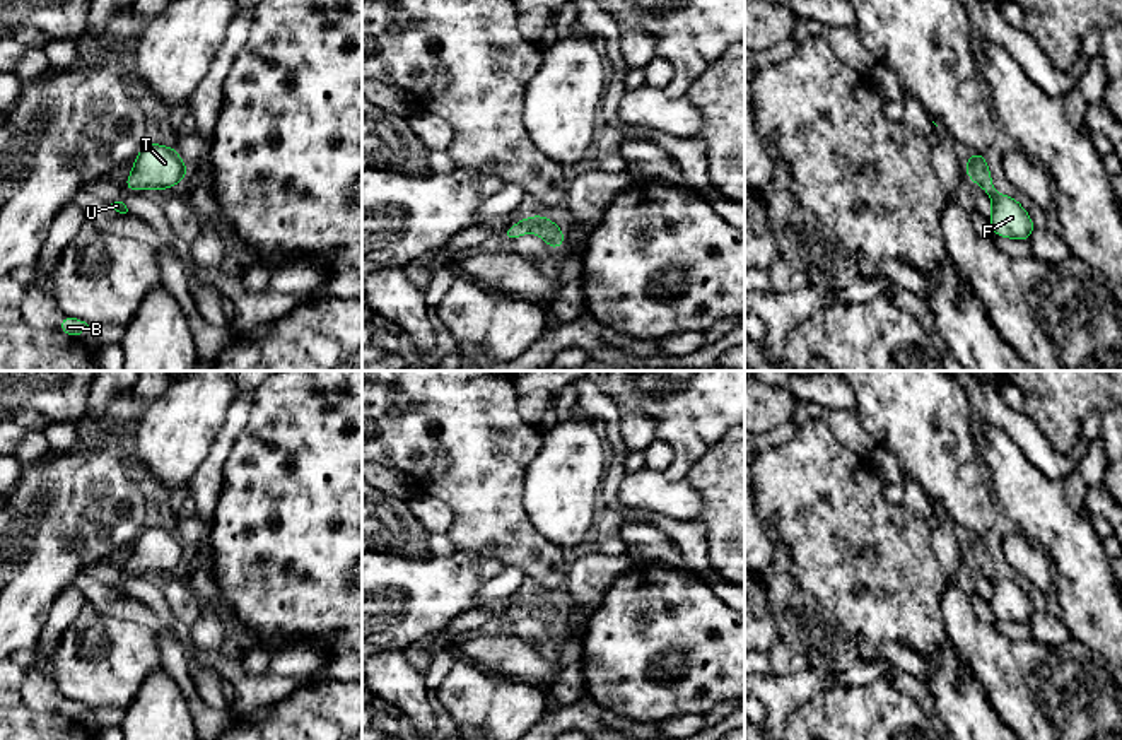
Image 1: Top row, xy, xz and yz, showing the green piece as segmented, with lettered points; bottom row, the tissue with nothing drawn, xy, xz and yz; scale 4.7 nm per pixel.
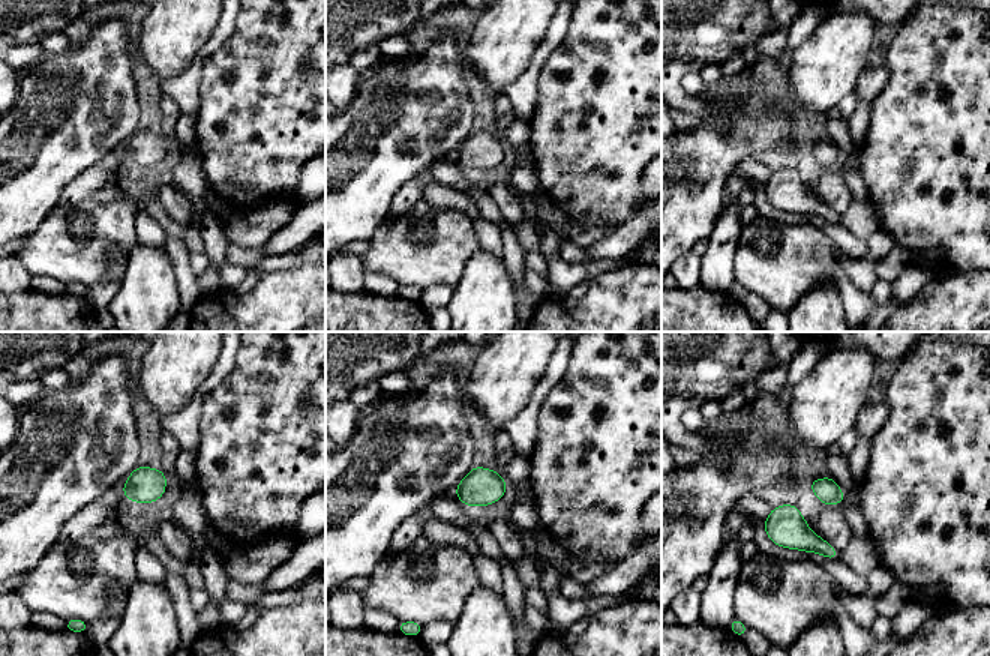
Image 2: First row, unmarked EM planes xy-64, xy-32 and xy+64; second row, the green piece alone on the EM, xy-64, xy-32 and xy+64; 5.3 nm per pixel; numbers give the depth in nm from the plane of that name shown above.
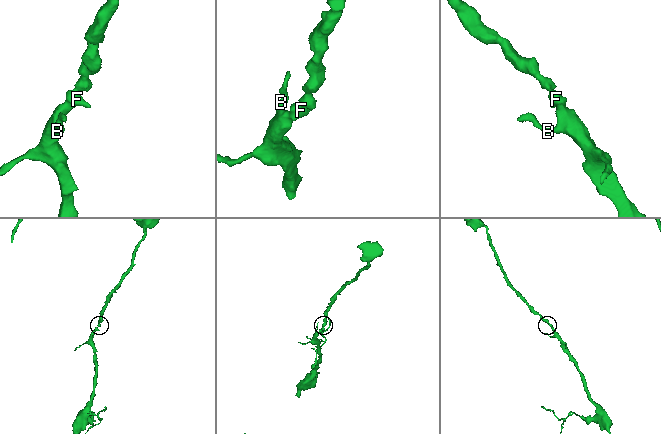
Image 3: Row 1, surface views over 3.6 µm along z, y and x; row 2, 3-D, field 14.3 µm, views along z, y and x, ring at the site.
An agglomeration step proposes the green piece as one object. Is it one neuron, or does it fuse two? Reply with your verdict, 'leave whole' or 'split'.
leave whole

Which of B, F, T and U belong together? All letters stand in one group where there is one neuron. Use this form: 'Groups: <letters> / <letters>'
Groups: B F T U

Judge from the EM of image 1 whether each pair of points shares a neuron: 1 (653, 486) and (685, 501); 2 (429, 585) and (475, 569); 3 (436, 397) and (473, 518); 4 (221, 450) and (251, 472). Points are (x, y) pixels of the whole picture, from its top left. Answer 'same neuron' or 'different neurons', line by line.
1: same neuron
2: same neuron
3: same neuron
4: different neurons

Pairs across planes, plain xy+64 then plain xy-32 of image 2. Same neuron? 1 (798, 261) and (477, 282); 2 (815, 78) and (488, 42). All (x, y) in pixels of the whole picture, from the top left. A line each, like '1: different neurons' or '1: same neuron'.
1: different neurons
2: same neuron

